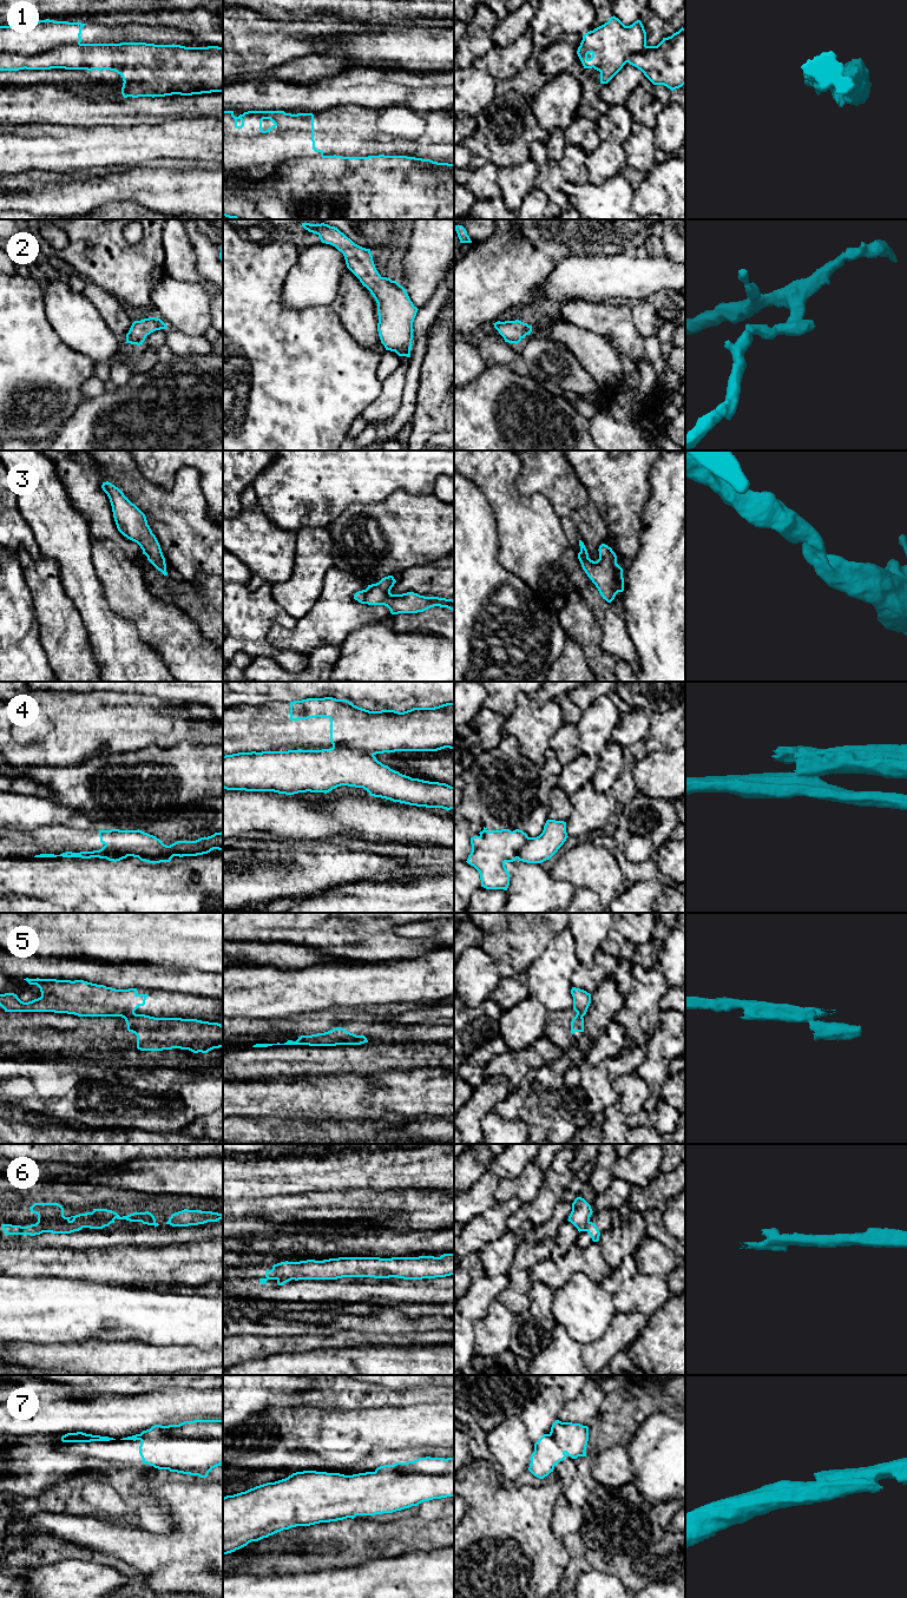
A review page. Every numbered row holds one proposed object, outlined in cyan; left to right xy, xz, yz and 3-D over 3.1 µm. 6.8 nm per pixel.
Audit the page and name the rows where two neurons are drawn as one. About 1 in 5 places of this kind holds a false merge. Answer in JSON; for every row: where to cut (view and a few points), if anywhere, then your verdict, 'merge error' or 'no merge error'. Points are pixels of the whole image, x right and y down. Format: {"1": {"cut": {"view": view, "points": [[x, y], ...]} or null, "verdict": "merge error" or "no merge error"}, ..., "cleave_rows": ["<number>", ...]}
{"1": {"cut": {"view": "xz", "points": [[322, 155], [287, 159], [269, 175], [260, 178], [223, 171]]}, "verdict": "merge error"}, "2": {"cut": null, "verdict": "no merge error"}, "3": {"cut": null, "verdict": "no merge error"}, "4": {"cut": {"view": "xz", "points": [[333, 747], [359, 749], [373, 755]]}, "verdict": "merge error"}, "5": {"cut": {"view": "xy", "points": [[135, 1013], [127, 1014], [124, 1018]]}, "verdict": "merge error"}, "6": {"cut": {"view": "xy", "points": [[35, 1223], [40, 1225], [52, 1223], [77, 1224], [81, 1228]]}, "verdict": "merge error"}, "7": {"cut": null, "verdict": "no merge error"}, "cleave_rows": ["1", "4", "5", "6"]}

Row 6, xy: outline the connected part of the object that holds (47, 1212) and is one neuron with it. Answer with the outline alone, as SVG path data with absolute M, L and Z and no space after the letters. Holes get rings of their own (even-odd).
M34 1203L29 1206L31 1212L38 1215L37 1225L48 1227L52 1223L58 1225L75 1224L83 1228L103 1229L114 1223L114 1219L126 1219L130 1222L142 1222L143 1224L153 1225L159 1224L156 1222L155 1216L149 1212L133 1212L127 1216L120 1217L117 1212L107 1209L93 1209L92 1212L79 1214L71 1217L64 1216L64 1208L58 1203Z

